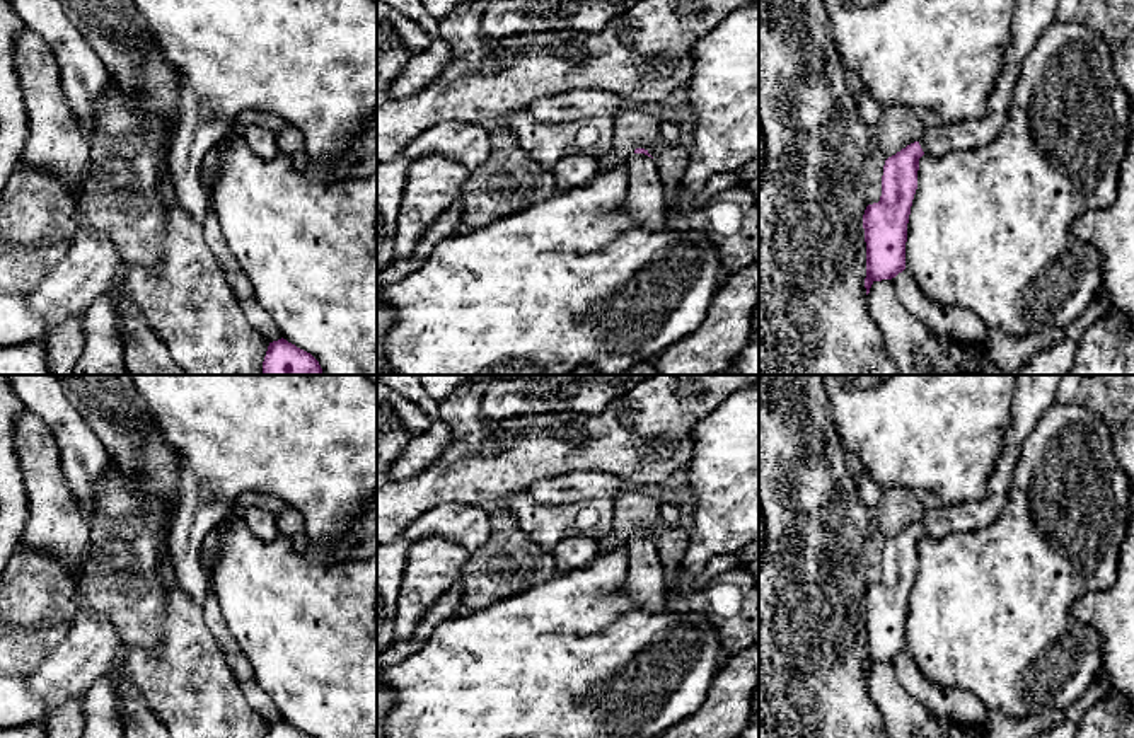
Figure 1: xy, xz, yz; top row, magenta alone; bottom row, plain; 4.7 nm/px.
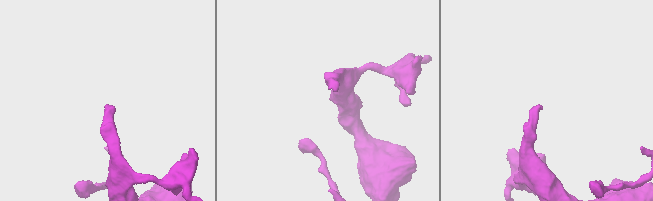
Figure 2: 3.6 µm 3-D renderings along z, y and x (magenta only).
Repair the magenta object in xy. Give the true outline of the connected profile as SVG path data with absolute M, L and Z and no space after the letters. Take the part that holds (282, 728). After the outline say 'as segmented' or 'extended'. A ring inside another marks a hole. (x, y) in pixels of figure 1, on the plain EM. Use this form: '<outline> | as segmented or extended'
M281 719L278 723L269 724L266 738L312 738L312 736Z | as segmented

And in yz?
M1016 375L1010 433L989 477L982 501L926 510L914 523L888 539L883 547L882 578L863 597L866 624L866 677L875 663L892 661L905 651L907 605L917 571L919 540L924 535L975 532L1001 515L1027 436L1056 402L1059 375Z | extended

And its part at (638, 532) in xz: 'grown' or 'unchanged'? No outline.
grown

